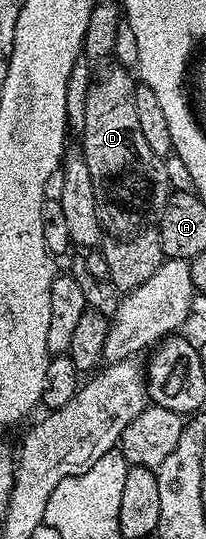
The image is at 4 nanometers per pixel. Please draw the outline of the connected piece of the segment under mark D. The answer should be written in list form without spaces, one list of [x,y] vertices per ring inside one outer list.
[[[112,63],[95,74],[86,95],[86,127],[82,134],[82,148],[90,179],[94,179],[94,199],[100,228],[109,238],[131,239],[159,222],[170,196],[170,178],[166,175],[164,158],[154,152],[138,127],[138,114],[134,104],[134,91],[138,81],[129,70]]]

